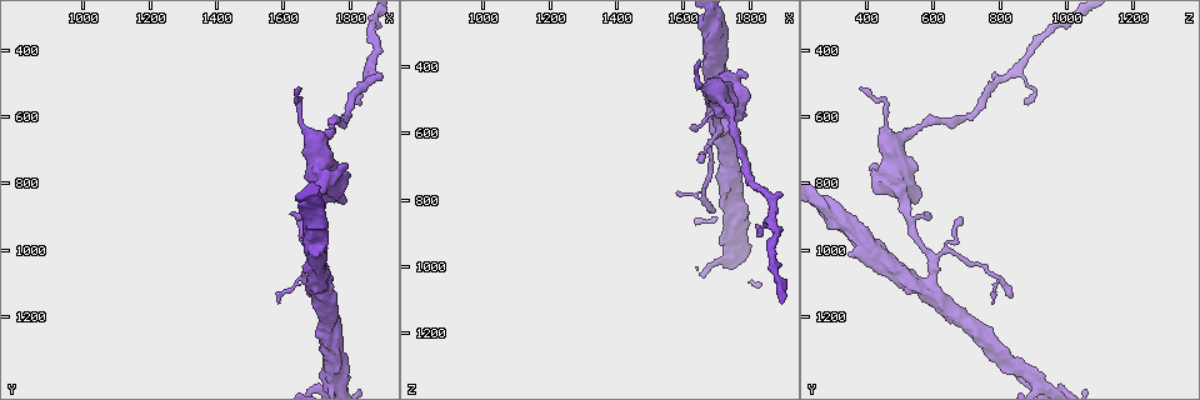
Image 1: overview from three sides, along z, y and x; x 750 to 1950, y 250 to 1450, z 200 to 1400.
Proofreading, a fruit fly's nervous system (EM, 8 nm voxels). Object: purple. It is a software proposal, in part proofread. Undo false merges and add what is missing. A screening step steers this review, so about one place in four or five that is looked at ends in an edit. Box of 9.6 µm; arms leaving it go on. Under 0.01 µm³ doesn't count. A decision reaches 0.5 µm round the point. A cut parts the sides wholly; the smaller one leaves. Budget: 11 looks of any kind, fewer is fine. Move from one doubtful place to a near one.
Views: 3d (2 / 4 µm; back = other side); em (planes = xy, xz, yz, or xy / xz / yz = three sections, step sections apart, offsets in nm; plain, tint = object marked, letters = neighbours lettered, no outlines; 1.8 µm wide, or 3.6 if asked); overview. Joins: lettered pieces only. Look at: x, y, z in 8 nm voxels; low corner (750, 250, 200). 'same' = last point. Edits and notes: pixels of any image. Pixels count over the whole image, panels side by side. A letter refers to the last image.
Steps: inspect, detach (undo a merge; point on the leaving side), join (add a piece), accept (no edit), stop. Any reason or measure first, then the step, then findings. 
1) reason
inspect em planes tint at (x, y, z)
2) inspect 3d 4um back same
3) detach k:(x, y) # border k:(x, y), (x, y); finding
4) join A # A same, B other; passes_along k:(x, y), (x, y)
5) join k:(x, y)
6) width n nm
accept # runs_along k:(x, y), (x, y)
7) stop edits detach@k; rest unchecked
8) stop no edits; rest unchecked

tapers out
inspect 3d 4um at (1650, 510, 380)

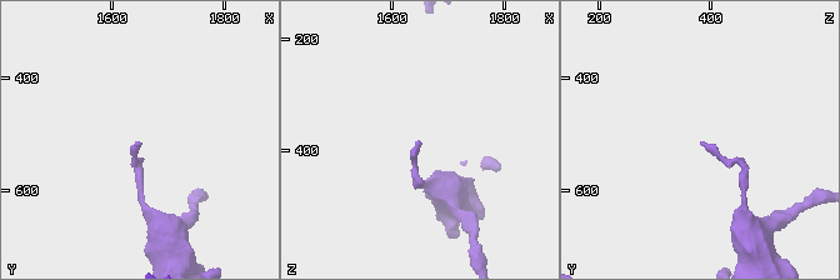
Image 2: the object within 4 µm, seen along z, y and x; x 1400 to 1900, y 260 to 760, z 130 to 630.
now the EM
inspect em planes letters at (1655, 520, 385)

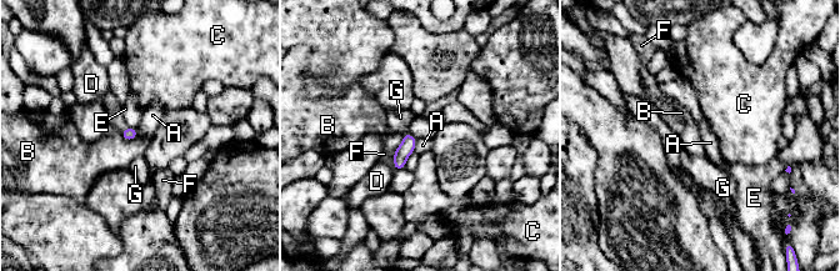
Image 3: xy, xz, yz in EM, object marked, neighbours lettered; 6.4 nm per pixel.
accept # A other, B other, C other, D other, E other, F other, G other; border 3:(119, 133), (128, 140), (138, 135); none of them fits

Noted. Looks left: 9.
a fork
inspect 3d 4um at (1710, 830, 520)

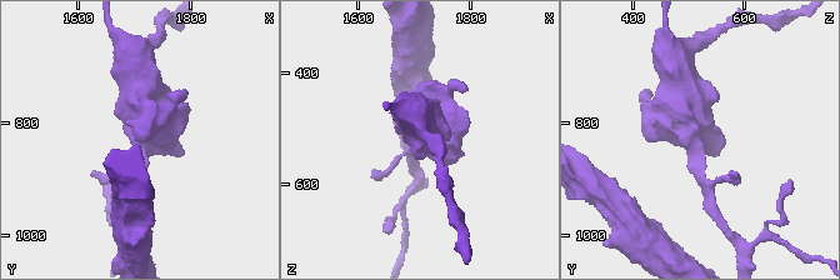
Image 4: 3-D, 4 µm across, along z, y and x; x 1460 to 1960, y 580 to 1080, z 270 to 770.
need the tissue
inspect em 3.6um planes letters at (1715, 830, 505)

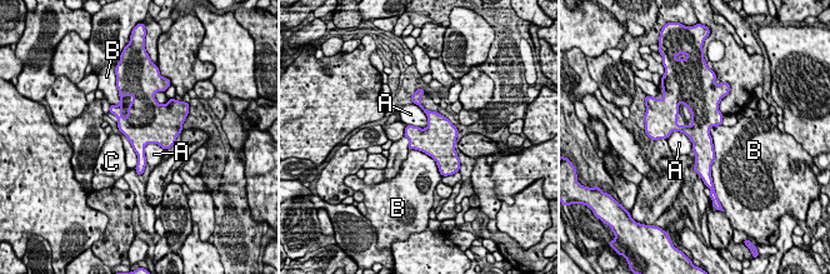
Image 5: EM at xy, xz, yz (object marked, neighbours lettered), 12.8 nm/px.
accept # A other, B other, C other; border 5:(411, 101), (426, 116), (424, 129); one neuron here

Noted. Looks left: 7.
inspect 3d 4um at (1720, 1080, 600)

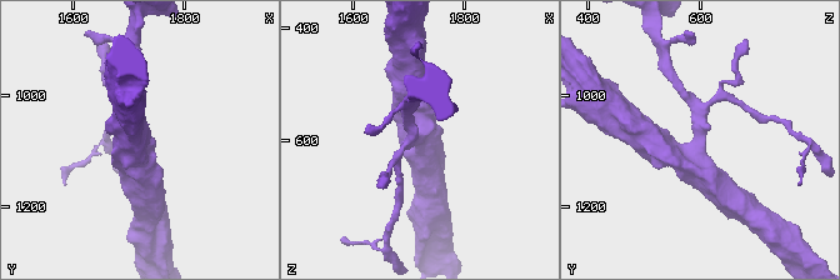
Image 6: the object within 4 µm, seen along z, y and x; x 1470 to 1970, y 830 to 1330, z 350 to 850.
arms 4; now the EM
inspect em planes plain at (1715, 1085, 600)

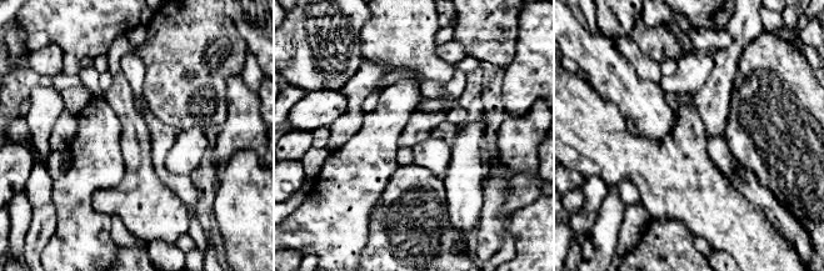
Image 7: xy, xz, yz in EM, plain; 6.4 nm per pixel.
inspect em planes letters same

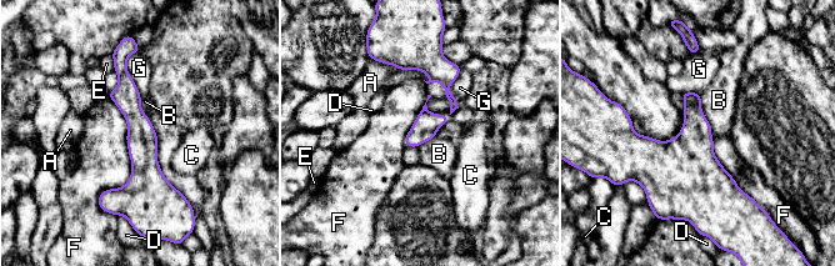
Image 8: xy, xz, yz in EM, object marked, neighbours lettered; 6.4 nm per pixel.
longest_contact F 800 nm
accept # A other, B other, C other, D other, E other, F other, G other; all the same neuron

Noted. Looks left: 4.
free end
inspect 3d 2um at (1820, 570, 880)

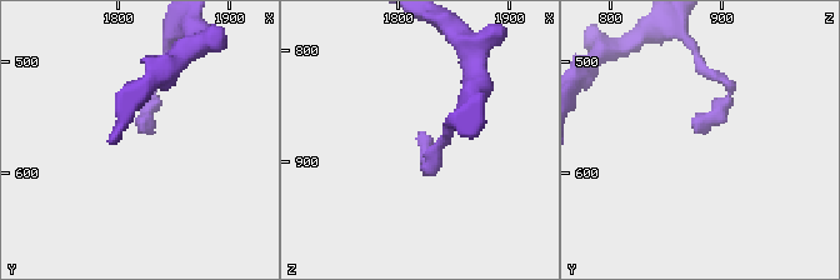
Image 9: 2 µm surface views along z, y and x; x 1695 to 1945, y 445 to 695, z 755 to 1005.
inspect em yz step 4 tint at (1822, 564, 876)

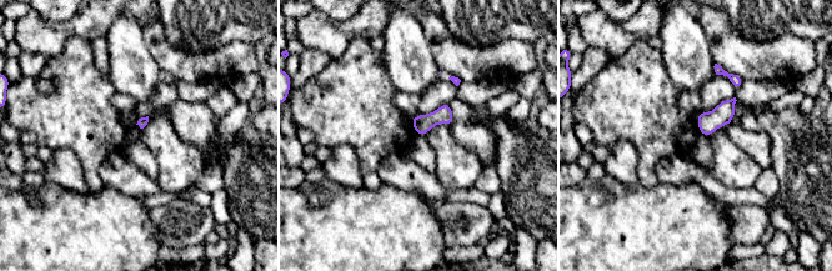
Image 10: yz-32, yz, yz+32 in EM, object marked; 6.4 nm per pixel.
another direction
inspect em planes letters same

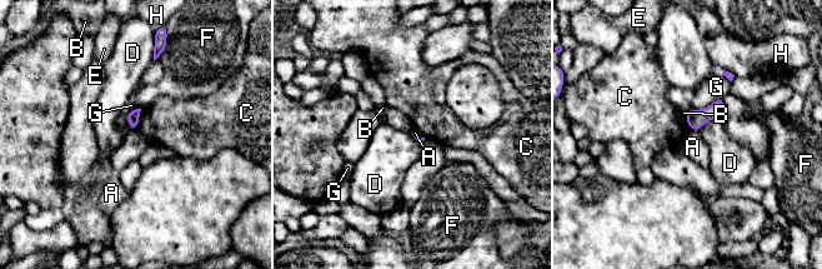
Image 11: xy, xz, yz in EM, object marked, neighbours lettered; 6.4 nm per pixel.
accept # A other, B other, C other, D other, E other, F other, G other, H other; border 11:(130, 129), (136, 130); none of them fits

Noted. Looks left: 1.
stop no edits; rest unchecked

